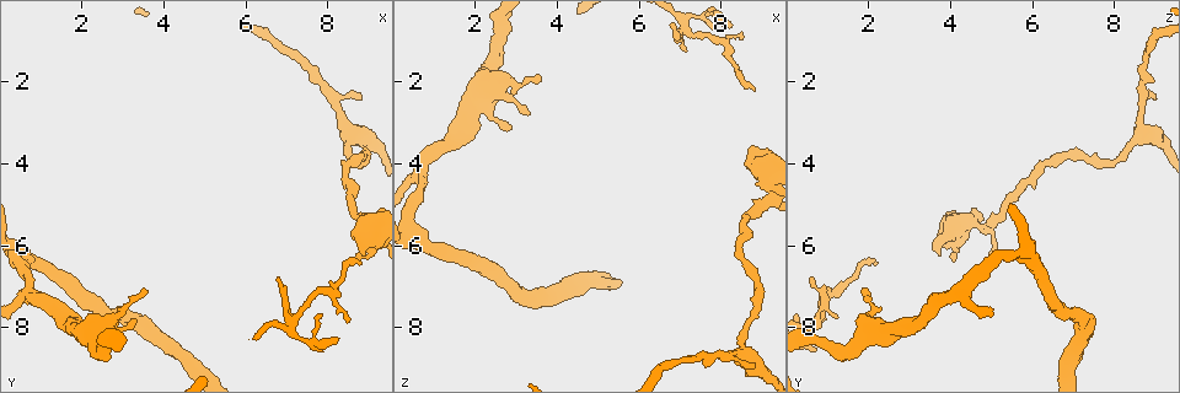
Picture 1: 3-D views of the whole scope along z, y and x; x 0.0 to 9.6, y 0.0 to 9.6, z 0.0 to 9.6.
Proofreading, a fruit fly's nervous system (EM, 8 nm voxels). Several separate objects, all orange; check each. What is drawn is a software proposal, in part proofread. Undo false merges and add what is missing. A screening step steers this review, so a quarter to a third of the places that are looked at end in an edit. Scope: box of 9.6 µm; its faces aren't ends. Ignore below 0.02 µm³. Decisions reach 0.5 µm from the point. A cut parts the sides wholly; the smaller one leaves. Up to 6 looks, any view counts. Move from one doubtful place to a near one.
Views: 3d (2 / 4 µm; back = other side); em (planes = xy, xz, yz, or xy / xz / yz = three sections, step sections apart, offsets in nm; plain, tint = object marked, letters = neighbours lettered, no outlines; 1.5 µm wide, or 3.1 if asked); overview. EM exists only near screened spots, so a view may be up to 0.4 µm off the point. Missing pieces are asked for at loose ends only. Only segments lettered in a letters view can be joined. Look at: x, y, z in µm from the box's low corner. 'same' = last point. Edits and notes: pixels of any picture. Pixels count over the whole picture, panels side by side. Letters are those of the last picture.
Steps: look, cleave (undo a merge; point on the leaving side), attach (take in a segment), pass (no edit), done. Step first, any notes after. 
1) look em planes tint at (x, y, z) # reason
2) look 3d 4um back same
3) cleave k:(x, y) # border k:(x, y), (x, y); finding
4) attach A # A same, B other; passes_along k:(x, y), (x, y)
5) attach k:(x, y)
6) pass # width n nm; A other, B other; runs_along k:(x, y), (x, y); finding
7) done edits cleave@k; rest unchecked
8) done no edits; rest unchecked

look 3d 4um at (8.80, 6.45, 2.20) # thin end

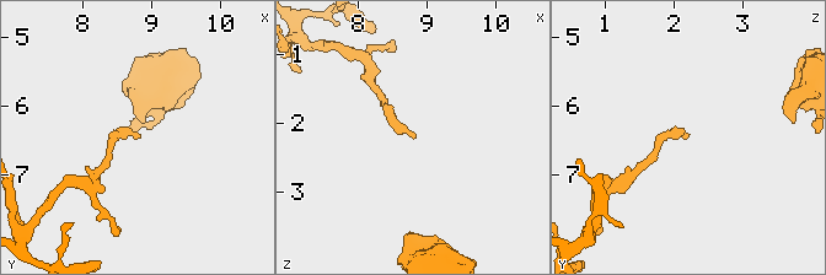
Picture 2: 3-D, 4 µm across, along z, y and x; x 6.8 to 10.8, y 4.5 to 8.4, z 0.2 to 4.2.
look em xy step 4 letters at (8.80, 6.45, 2.20)

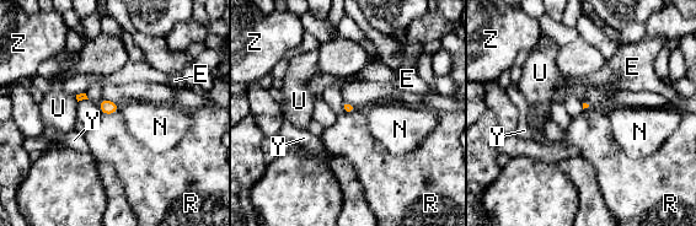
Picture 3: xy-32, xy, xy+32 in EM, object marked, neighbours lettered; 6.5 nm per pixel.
look em planes letters same

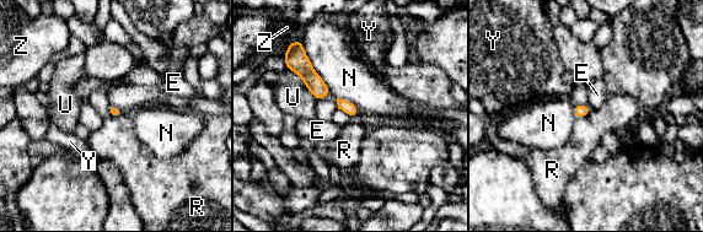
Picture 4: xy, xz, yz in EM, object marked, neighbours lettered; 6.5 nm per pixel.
pass # width 70 nm; longest_contact N 380 nm; E other, N other, R other, U other, Y other, Z other; no lettered segment goes on from it

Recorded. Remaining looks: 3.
look 3d 2um at (9.20, 5.50, 4.90) # sudden change in width

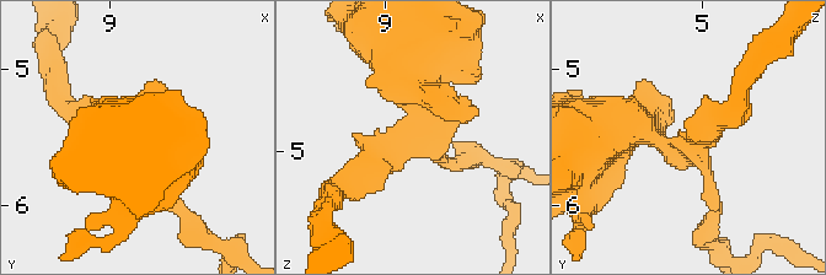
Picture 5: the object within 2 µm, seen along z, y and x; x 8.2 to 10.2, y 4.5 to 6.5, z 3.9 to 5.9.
look em yz step 8 tint at (9.14, 5.56, 4.92) # arms 3

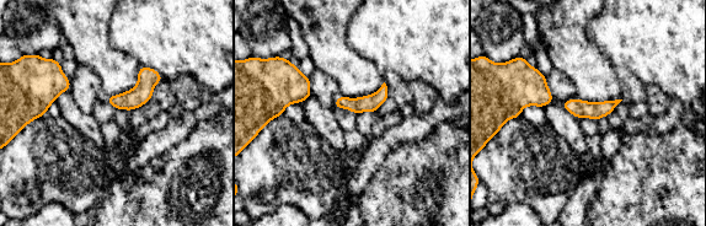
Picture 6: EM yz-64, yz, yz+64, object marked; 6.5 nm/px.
look em planes letters same

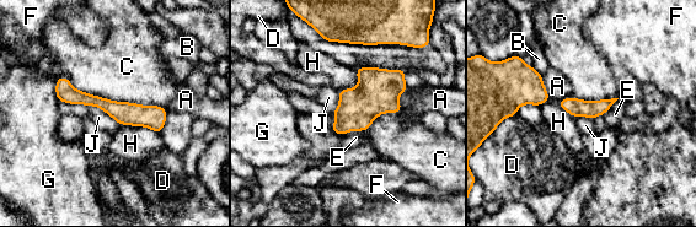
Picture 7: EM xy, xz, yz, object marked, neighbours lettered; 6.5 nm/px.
pass # width 120 nm; A other, B other, C other, D other, E other, F other, G other, H other, J other; runs_along 7:(60, 80), (160, 125); all the same neuron

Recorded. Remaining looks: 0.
done no edits; rest unchecked

